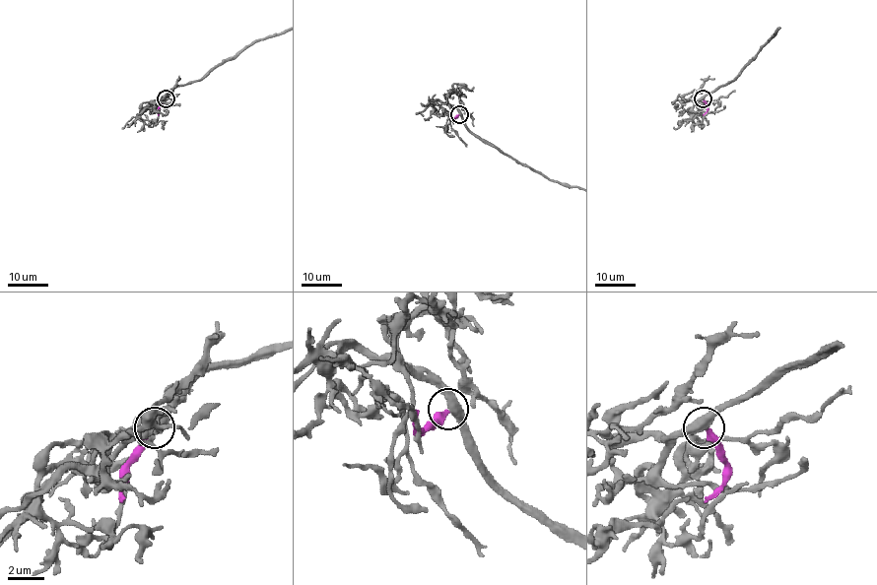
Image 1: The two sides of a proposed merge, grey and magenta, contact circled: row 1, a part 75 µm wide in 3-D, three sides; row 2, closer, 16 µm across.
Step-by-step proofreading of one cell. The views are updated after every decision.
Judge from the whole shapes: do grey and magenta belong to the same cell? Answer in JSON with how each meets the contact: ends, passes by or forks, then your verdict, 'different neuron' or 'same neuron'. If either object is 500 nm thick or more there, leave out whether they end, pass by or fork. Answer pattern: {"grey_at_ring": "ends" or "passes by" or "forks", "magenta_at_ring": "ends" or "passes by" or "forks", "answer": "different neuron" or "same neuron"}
{"grey_at_ring": "passes by", "magenta_at_ring": "ends", "answer": "same neuron"}

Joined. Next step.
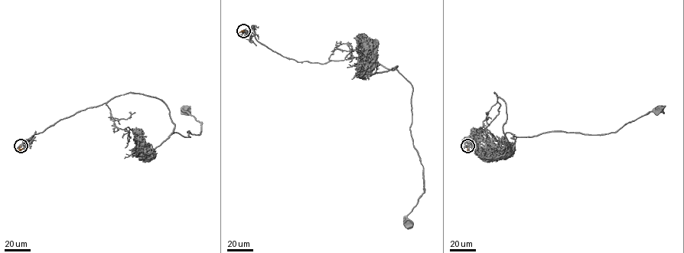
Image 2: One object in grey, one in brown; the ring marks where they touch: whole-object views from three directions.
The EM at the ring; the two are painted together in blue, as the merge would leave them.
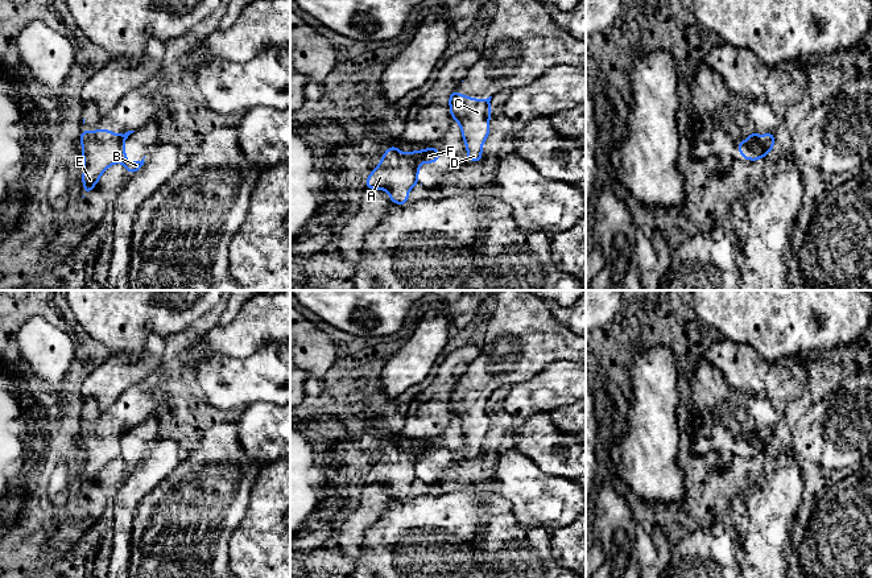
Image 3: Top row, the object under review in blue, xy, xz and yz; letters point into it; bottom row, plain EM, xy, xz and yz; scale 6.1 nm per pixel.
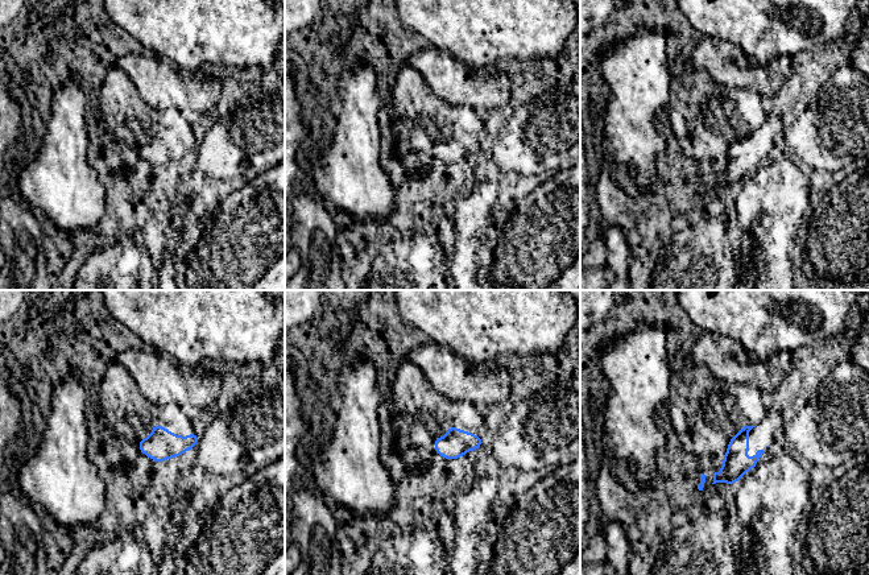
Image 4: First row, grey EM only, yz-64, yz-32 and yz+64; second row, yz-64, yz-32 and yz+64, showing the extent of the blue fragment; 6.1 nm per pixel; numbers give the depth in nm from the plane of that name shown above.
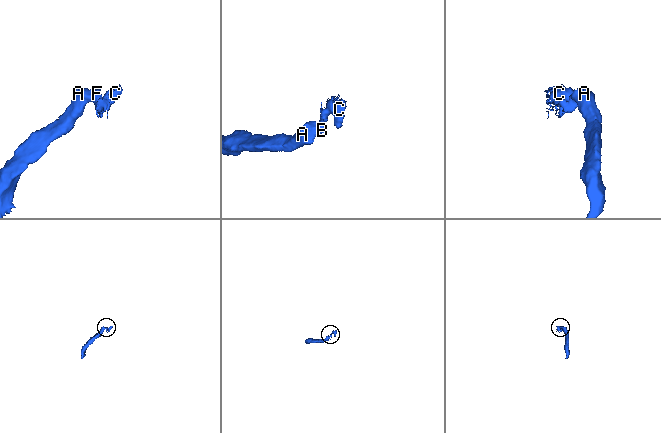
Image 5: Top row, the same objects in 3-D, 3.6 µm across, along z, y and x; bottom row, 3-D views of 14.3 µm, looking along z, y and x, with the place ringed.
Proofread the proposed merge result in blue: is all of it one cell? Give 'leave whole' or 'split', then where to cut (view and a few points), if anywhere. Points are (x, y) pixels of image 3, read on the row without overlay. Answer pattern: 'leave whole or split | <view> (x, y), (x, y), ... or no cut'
split | yz (749, 433), (749, 442), (759, 454)

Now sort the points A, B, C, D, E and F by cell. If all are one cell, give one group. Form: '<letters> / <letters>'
A E / B C D F

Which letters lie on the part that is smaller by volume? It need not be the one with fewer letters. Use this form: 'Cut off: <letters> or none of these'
Cut off: B, C, D, F

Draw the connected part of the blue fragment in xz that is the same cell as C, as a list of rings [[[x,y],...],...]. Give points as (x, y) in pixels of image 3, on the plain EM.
[[[455,384],[447,395],[450,410],[460,421],[470,458],[484,455],[482,442],[489,432],[489,410],[493,406],[489,401],[491,393],[478,396],[468,391],[462,392]]]

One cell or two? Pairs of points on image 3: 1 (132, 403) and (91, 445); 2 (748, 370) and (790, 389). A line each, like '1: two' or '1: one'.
1: one
2: one

